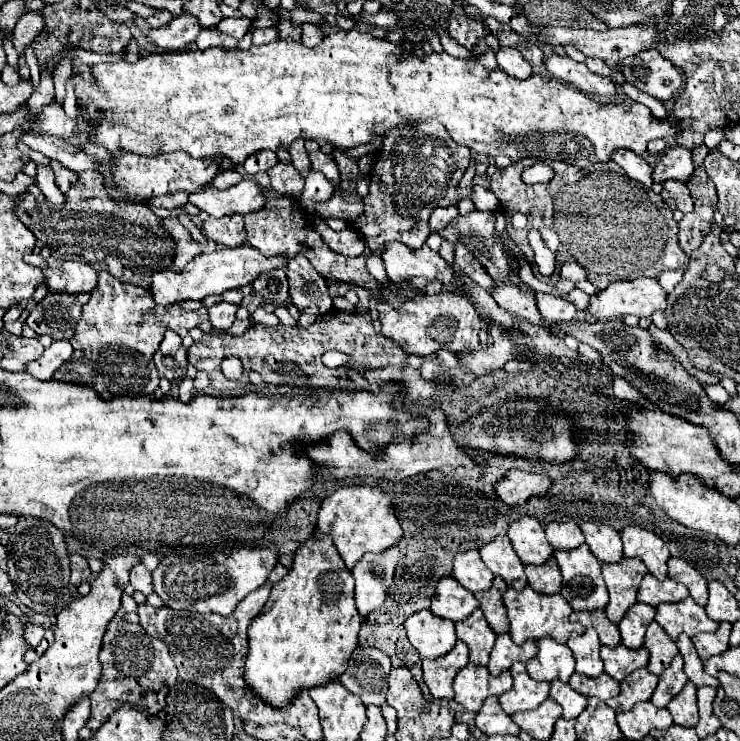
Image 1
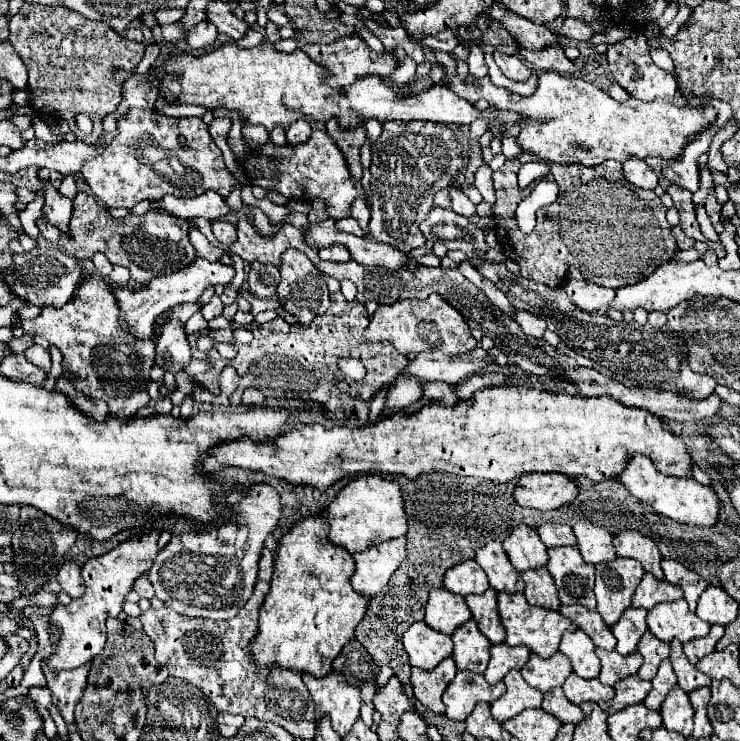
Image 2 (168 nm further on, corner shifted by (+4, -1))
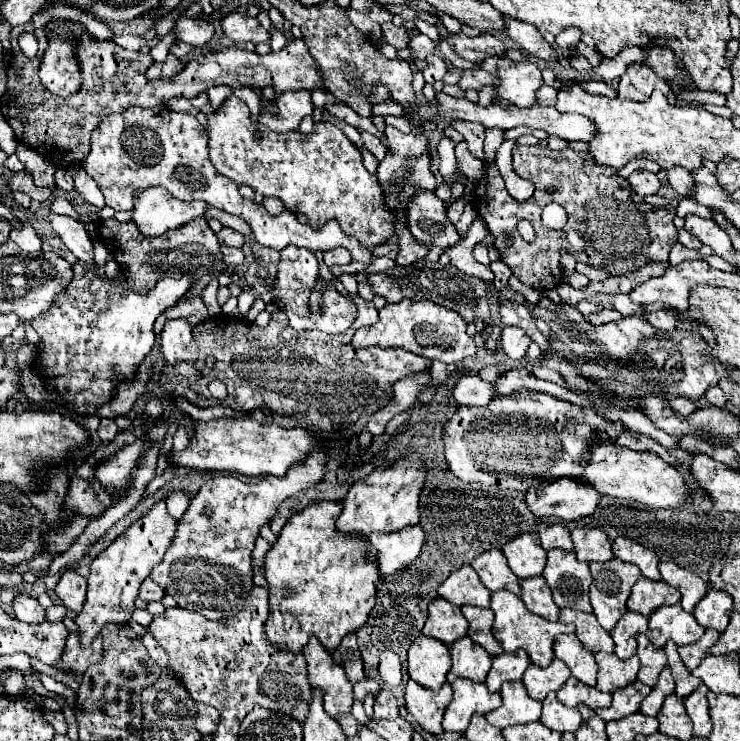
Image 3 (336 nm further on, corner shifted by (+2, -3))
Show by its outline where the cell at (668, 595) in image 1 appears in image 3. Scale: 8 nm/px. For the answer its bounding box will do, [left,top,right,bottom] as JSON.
[626,576,680,616]

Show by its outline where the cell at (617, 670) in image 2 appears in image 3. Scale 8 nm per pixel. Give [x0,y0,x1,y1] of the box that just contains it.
[596,652,640,692]

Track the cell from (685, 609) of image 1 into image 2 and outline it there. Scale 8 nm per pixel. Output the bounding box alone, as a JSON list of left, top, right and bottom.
[648,598,710,644]

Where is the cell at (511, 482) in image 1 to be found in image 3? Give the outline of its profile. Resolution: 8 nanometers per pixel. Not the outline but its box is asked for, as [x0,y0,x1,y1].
[526,478,600,522]

